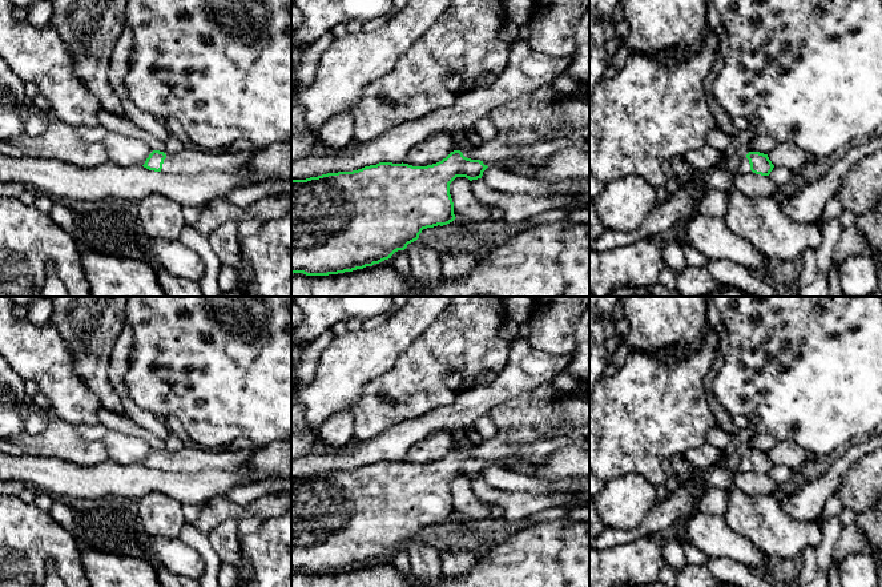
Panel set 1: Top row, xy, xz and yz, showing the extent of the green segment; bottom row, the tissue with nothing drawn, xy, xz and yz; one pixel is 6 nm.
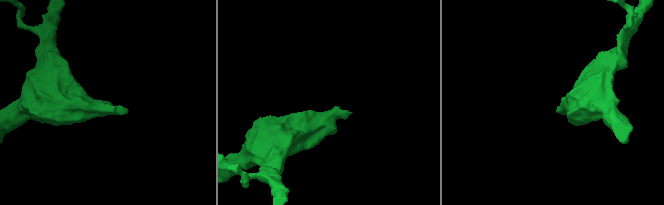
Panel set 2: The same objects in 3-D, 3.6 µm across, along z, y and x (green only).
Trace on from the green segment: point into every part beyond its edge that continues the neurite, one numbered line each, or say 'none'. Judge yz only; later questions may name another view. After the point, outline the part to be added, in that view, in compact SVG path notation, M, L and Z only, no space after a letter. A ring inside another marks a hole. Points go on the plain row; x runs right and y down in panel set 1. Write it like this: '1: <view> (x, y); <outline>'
1: yz (744, 465); M745 455L741 457L740 459L740 465L738 465L738 469L737 471L750 471L750 462L749 462L749 458Z

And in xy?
1: xy (190, 458); M249 445L222 451L200 449L197 446L185 446L174 454L166 454L161 470L169 473L221 470L251 474L250 458L253 453L254 447Z

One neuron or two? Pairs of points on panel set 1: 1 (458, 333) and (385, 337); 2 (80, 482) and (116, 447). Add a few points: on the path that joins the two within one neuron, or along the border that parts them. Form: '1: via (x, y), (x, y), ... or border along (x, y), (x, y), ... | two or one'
1: border along (440, 314), (397, 358) | two
2: border along (109, 457), (121, 463), (140, 463) | two

